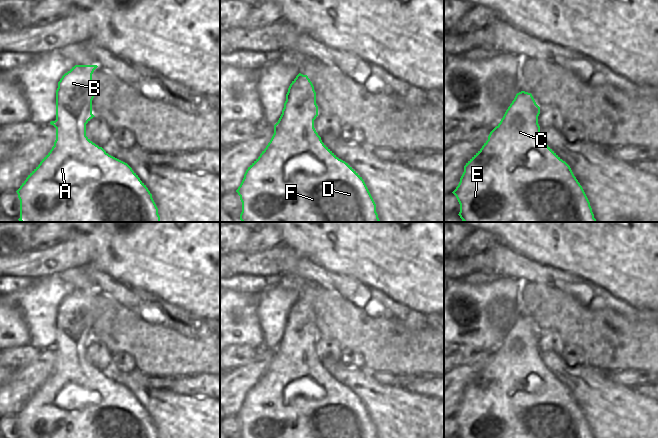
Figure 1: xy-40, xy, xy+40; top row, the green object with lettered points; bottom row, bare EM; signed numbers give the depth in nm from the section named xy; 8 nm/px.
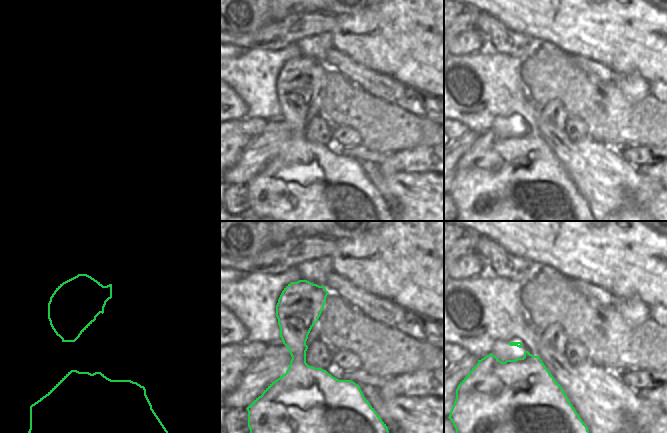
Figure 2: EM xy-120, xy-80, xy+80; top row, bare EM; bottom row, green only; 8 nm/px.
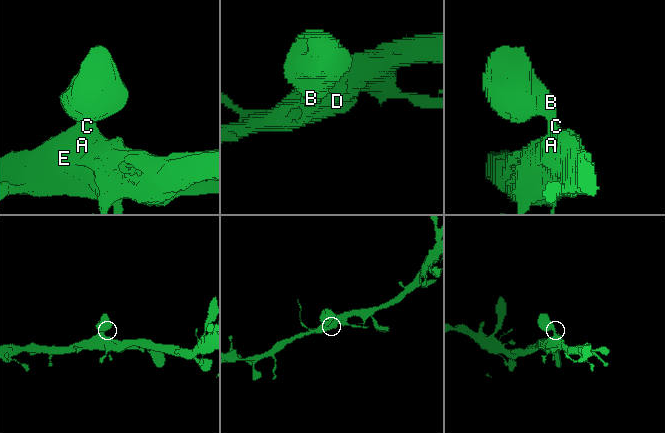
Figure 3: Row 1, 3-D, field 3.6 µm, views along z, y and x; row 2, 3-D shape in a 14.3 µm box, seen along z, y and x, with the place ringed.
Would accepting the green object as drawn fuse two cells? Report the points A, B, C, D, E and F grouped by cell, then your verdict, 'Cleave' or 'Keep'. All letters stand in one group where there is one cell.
Groups: A B C D E F. Keep.

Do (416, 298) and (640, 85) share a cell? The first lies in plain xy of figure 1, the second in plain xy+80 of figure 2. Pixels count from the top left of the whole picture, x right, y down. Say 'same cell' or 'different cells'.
different cells

